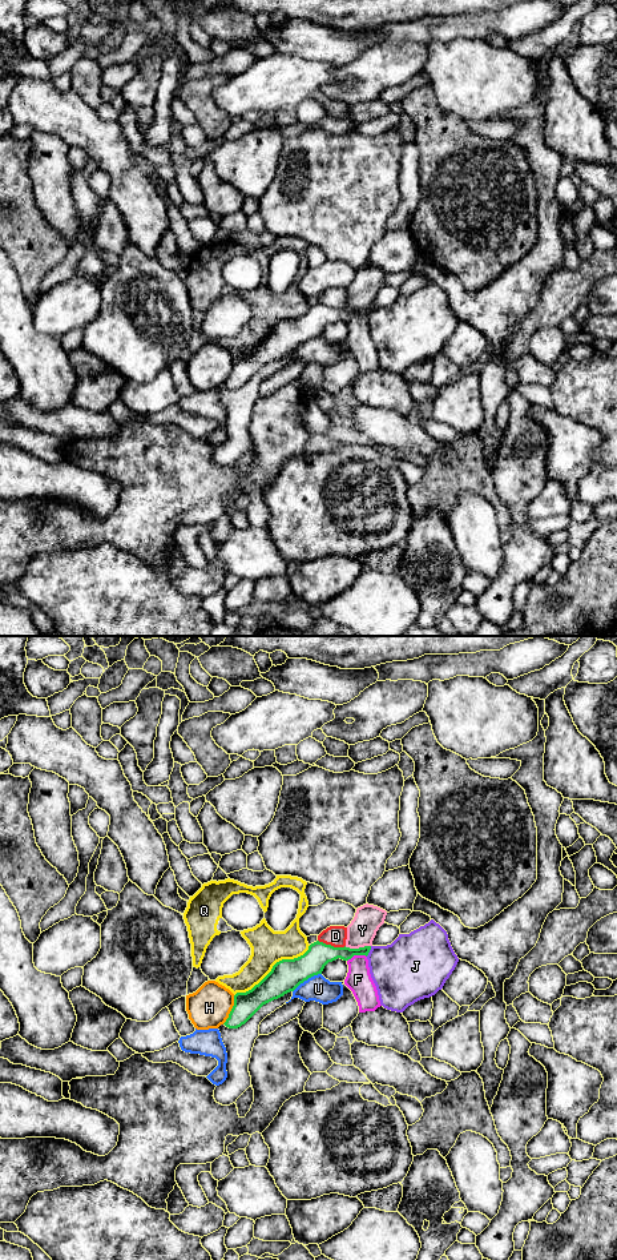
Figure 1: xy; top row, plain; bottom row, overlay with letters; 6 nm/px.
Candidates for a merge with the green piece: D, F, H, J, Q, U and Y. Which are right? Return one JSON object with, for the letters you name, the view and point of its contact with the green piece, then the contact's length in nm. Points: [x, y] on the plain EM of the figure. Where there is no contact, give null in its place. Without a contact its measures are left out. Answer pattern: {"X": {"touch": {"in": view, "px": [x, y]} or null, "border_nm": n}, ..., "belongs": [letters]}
{"belongs": []}

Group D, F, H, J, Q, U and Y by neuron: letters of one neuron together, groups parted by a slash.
D F / H / J / Q / U / Y

